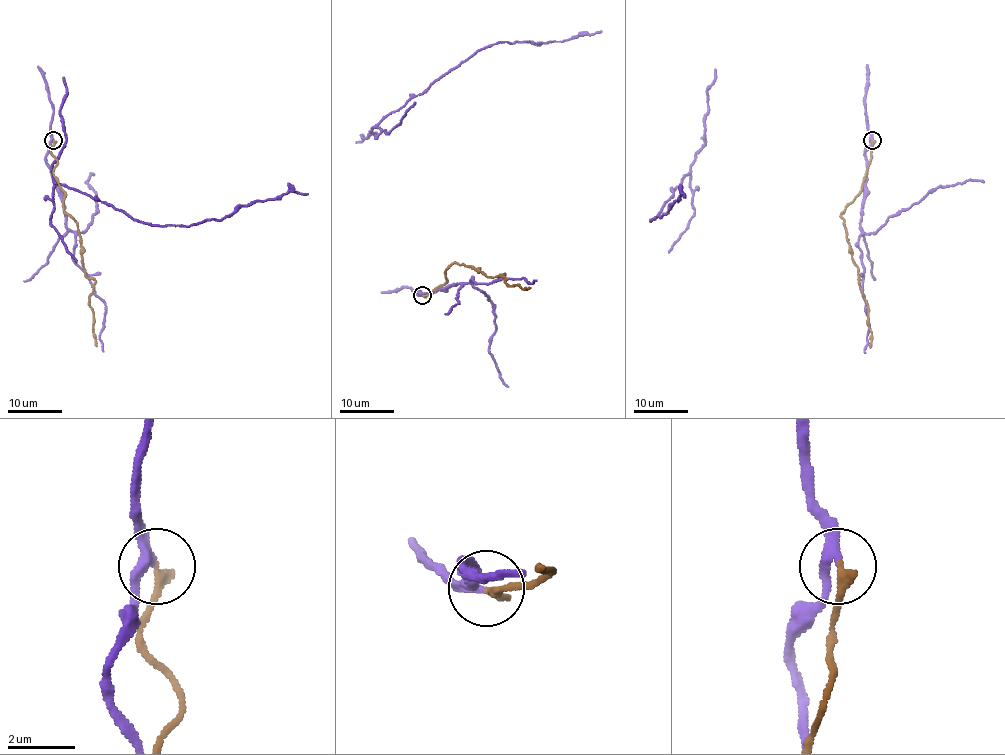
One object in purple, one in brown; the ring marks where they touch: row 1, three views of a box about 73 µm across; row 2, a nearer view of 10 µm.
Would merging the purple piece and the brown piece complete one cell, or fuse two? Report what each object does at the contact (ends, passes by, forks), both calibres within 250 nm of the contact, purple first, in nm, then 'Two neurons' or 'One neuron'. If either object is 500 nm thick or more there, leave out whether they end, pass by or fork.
At the ring purple passes by. At the ring brown ends. Thickness 260 nm (purple) against 280 nm. Two neurons

